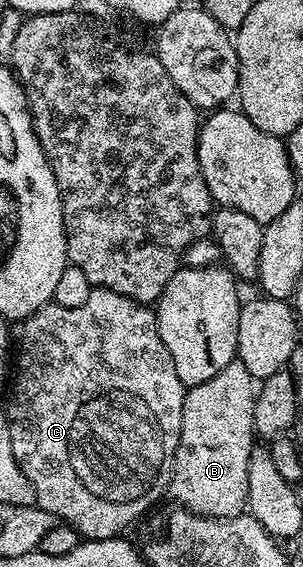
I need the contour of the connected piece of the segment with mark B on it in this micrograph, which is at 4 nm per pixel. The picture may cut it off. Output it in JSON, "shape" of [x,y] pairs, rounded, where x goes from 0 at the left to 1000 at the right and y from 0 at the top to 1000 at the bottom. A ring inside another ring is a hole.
{"shape":[[[782,631],[693,674],[637,677],[607,695],[607,743],[568,824],[561,875],[650,910],[785,910],[818,885],[818,810],[838,788],[848,672]]]}

